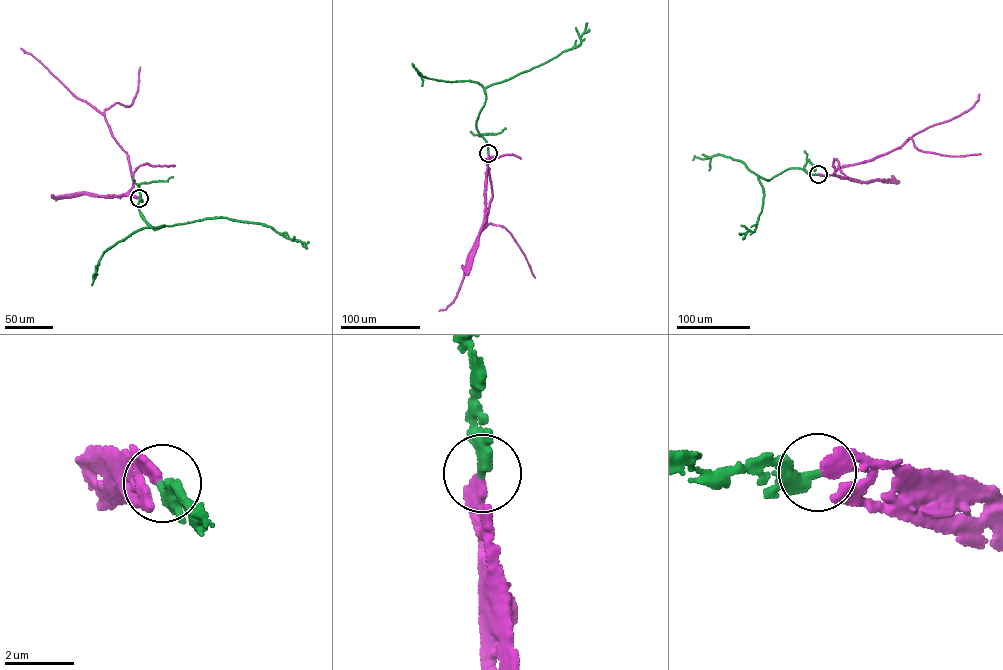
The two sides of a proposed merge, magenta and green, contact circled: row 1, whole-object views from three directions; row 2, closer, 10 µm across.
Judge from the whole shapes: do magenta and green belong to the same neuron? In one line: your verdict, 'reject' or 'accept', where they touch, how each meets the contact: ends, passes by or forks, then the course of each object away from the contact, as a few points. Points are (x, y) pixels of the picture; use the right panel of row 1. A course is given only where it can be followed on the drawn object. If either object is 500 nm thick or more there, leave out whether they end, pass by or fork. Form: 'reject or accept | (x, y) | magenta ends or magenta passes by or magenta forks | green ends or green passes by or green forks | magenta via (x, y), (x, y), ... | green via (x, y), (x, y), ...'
accept | (818, 174) | magenta ends | green ends | magenta via (818, 174), (833, 174), (840, 168), (871, 160), (899, 148), (917, 133), (967, 111), (978, 100), (979, 94) | green via (818, 174), (793, 168), (769, 180), (758, 177), (764, 194), (761, 212), (754, 231), (740, 233)

